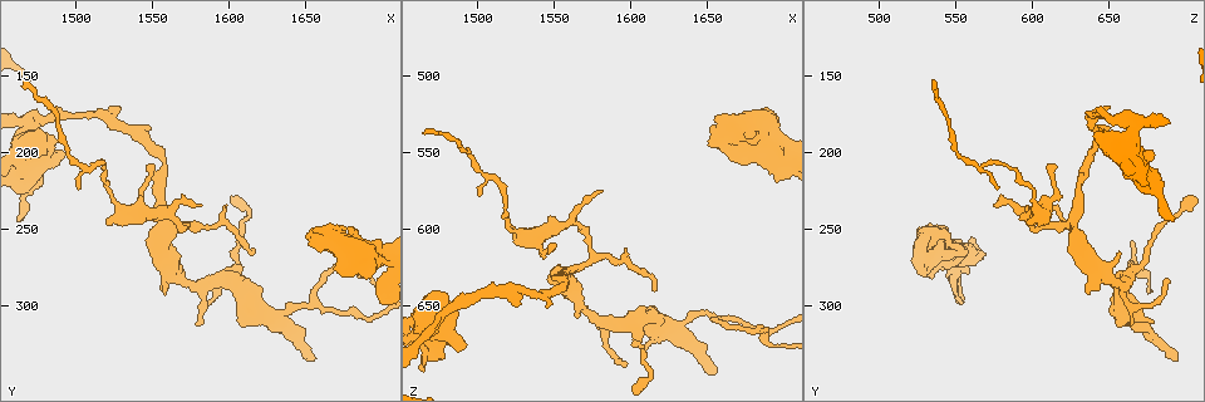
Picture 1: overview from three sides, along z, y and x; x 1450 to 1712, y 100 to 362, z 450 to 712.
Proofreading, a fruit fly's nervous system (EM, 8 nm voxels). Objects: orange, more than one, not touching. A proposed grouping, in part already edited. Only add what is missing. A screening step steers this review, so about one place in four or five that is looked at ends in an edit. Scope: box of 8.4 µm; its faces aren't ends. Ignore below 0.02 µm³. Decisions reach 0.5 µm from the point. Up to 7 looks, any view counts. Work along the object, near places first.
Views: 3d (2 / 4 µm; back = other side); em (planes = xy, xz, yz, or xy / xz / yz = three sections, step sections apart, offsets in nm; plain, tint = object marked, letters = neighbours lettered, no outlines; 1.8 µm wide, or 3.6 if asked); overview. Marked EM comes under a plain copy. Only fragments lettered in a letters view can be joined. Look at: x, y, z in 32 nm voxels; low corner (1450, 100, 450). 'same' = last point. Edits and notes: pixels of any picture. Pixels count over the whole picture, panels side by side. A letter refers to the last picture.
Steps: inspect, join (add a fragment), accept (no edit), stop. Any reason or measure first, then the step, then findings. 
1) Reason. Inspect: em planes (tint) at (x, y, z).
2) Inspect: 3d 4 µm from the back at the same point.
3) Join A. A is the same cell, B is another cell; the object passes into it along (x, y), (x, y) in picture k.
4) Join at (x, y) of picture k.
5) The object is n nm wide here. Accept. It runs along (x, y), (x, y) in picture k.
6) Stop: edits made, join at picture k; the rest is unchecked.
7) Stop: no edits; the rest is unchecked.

An open end. Inspect: 3d 2 µm at (1700, 296, 552).

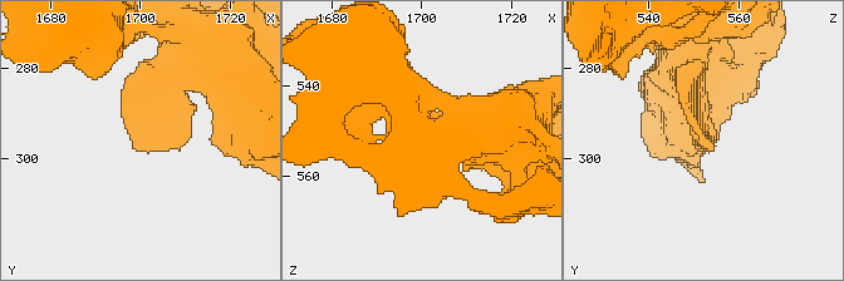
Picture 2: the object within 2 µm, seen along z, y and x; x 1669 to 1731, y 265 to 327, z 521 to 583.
Shape alone is not enough. Inspect: em xy step 16 (letters) at (1699, 297, 552).

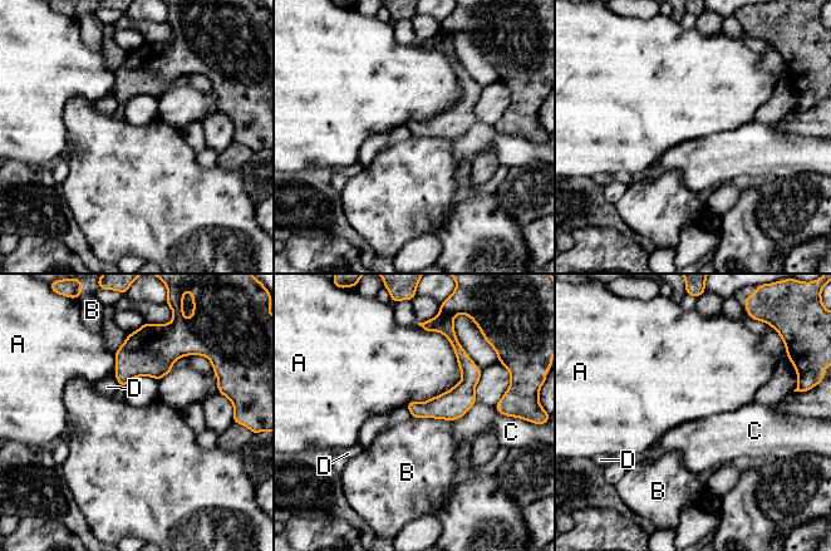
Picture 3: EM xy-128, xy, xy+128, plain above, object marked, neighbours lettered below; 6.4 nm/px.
Inspect: em planes (letters) at the same point.

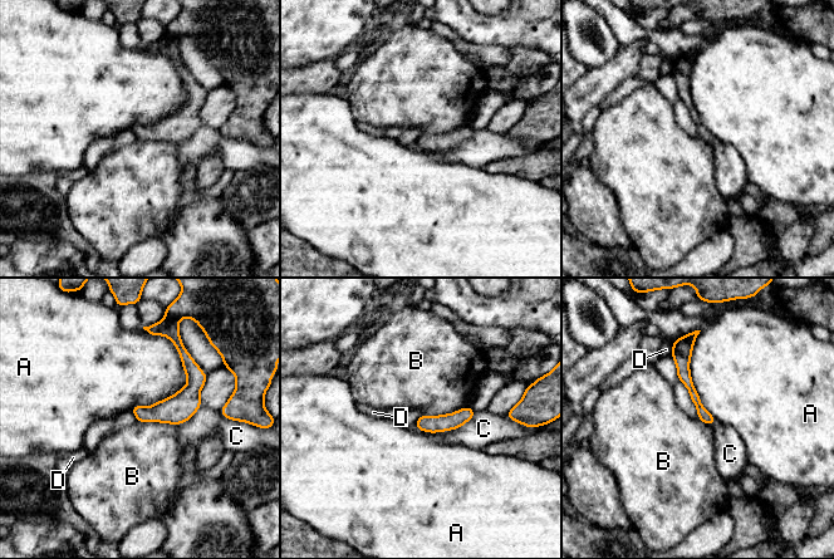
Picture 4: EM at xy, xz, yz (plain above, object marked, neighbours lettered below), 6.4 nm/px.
Accept. A, B, C and D are other cells; it runs along (688, 344), (683, 376), (710, 420) in picture 4; none of them fits.

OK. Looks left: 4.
Inspect: 3d 4 µm at (1656, 336, 692).

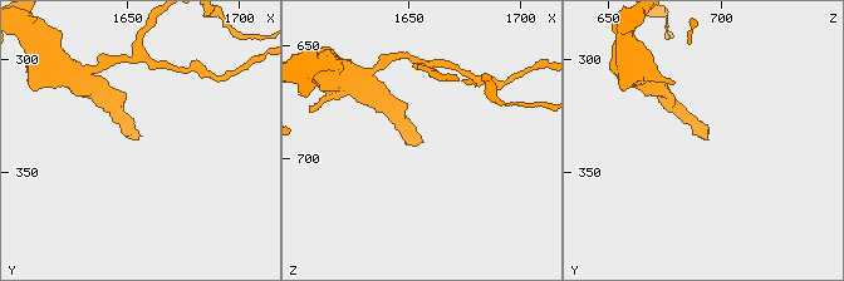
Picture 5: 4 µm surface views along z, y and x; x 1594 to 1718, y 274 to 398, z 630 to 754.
Need the tissue. Inspect: em xz step 16 (letters) at (1656, 334, 692).

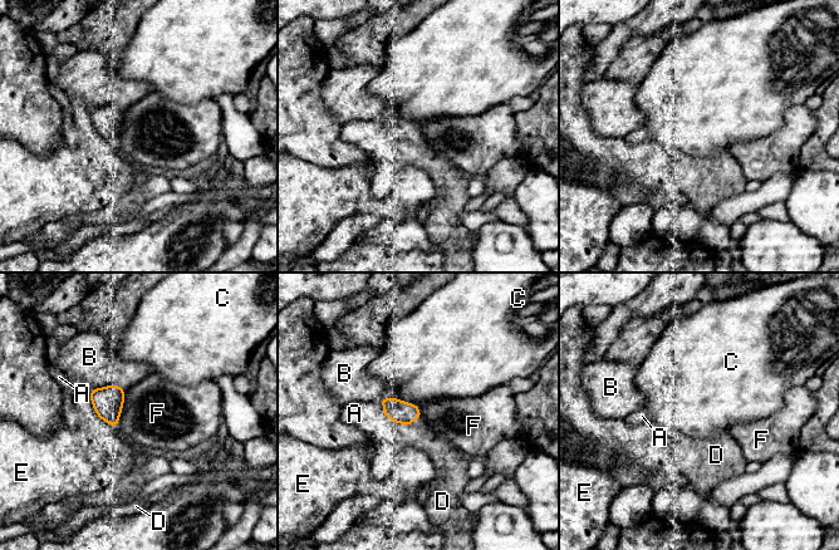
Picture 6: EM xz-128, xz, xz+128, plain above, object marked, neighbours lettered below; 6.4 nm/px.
Join D. D is the same cell, A, B, C, E and F are other cells; the object passes into it along (397, 411), (415, 418), (427, 438) in picture 6; the cell continues.

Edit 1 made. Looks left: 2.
Stop: edits made, join at picture 6; the rest is unchecked.

